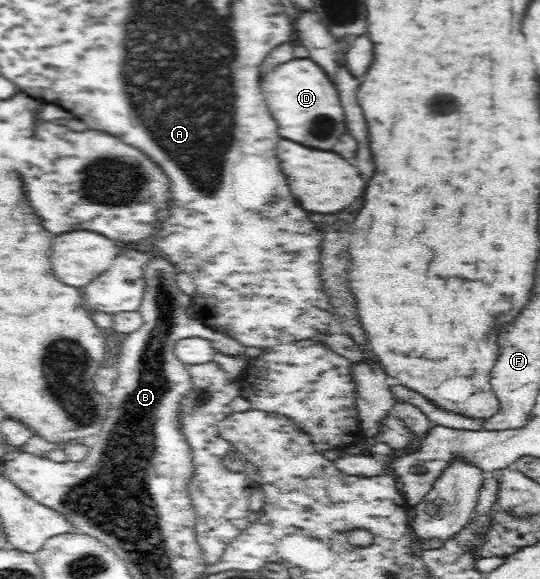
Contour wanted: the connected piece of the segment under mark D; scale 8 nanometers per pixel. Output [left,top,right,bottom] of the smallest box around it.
[260,59,344,149]

